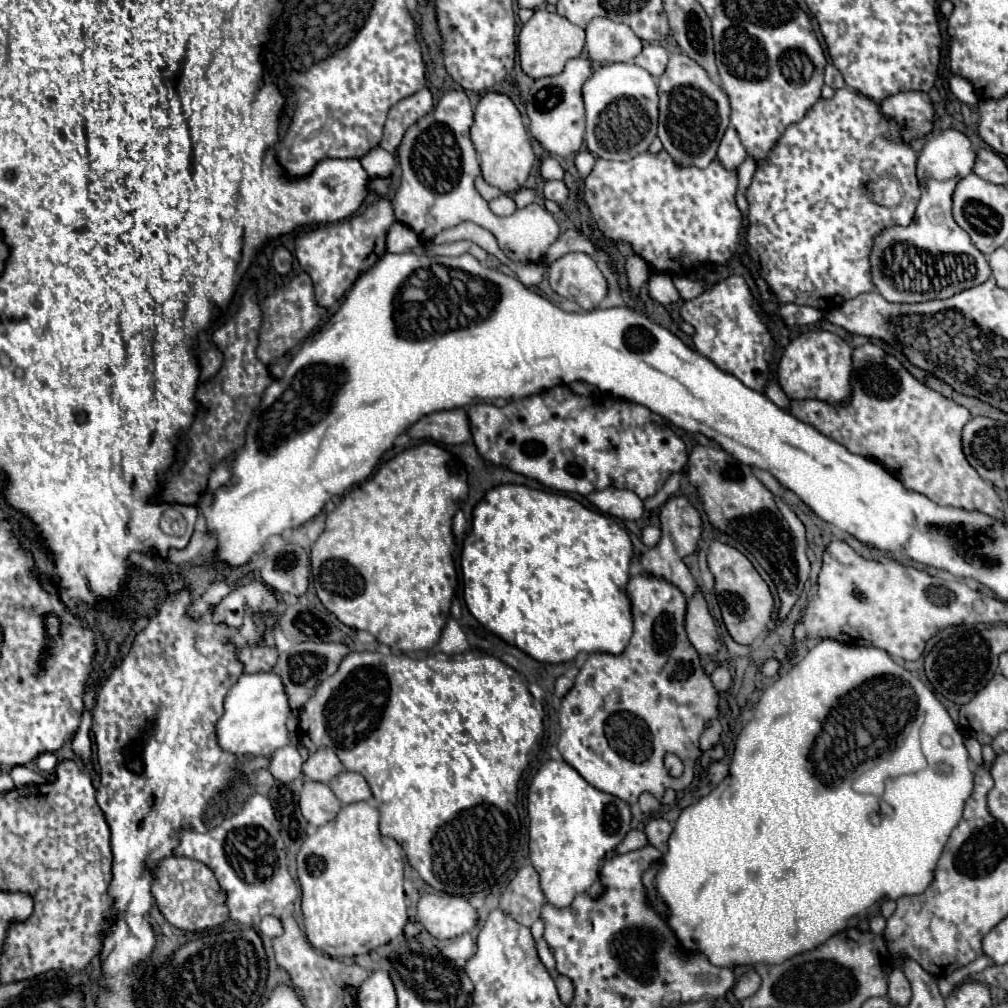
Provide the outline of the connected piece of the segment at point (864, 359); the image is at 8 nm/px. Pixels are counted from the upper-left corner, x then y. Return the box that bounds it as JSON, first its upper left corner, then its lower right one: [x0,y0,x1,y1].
[788,342,1004,520]

